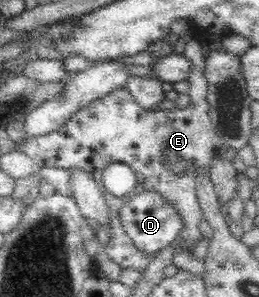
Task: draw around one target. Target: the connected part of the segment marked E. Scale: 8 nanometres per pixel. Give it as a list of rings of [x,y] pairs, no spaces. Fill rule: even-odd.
[[[197,38],[188,39],[185,43],[186,58],[191,60],[191,73],[188,79],[190,101],[185,108],[144,110],[124,86],[112,89],[106,96],[90,101],[84,108],[72,113],[72,116],[56,130],[46,132],[42,136],[26,137],[17,143],[18,151],[26,154],[41,168],[78,168],[84,170],[85,174],[89,174],[97,183],[108,204],[112,225],[105,251],[122,269],[130,268],[142,273],[157,255],[157,252],[147,254],[138,249],[134,241],[126,235],[120,221],[120,208],[144,192],[158,192],[177,210],[183,228],[170,244],[175,250],[183,248],[189,252],[196,242],[204,238],[199,229],[204,214],[196,195],[198,176],[210,174],[214,156],[221,160],[226,158],[229,146],[217,135],[209,117],[209,104],[206,100],[207,78],[204,76],[206,53],[203,52]],[[114,162],[130,166],[137,179],[136,187],[128,195],[120,198],[109,194],[103,184],[104,168]]]

